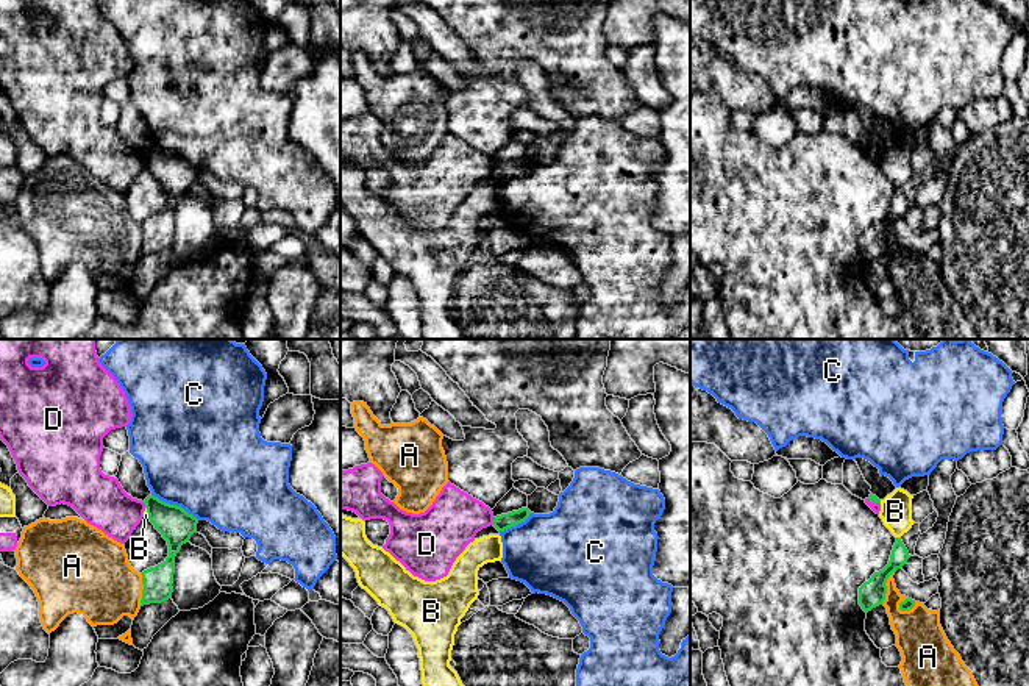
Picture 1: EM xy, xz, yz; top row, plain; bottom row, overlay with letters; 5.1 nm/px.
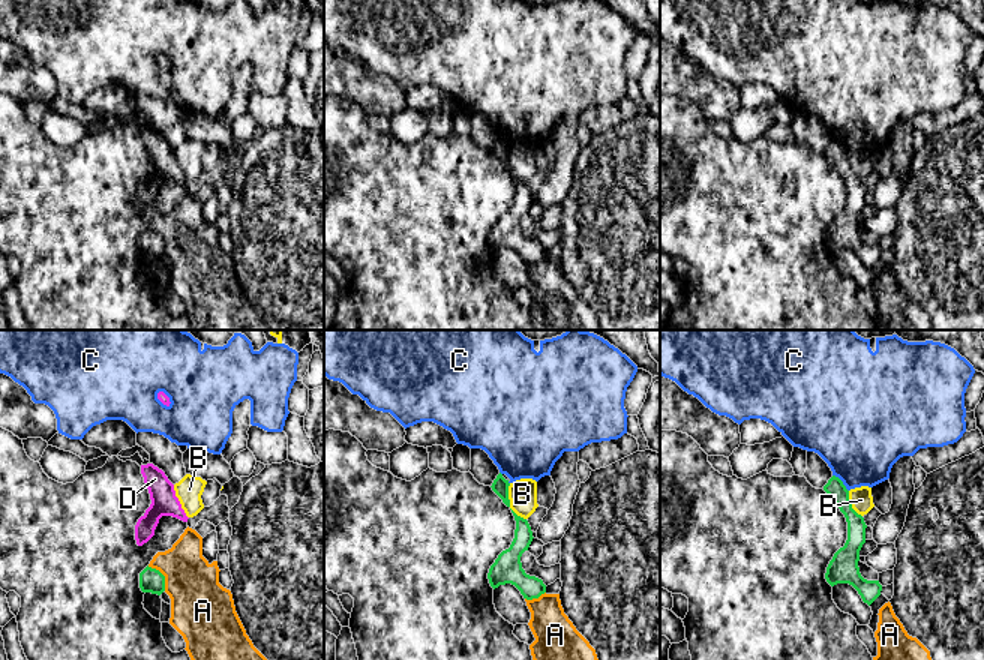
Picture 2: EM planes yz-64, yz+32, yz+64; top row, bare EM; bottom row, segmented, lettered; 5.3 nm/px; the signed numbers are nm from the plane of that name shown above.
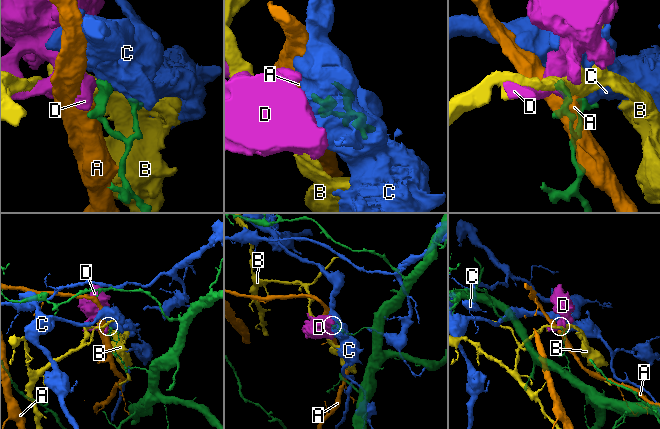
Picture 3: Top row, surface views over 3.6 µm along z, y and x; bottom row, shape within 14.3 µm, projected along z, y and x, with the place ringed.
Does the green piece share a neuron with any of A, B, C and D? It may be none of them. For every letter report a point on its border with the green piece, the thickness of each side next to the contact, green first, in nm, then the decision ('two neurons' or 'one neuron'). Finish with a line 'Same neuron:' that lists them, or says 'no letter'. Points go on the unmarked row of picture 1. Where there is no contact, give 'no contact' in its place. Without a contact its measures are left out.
A: contact yz (886, 236); calibres 140 and 180 nm; two neurons
B: contact yz (898, 188); calibres 90 and 160 nm; two neurons
C: contact xy (175, 155); calibres 180 and 500 nm; two neurons
D: contact xz (494, 171); calibres 80 and 280 nm; two neurons
Same neuron: no letter

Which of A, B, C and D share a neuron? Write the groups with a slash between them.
A / B / C / D

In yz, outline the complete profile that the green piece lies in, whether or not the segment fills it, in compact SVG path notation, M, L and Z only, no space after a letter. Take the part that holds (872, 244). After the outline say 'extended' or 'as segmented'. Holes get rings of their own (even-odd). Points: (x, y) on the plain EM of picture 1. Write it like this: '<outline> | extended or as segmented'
M896 188L888 214L882 220L874 222L871 228L859 238L859 255L865 263L884 253L888 227L901 219L909 208L910 205L901 188Z | as segmented

